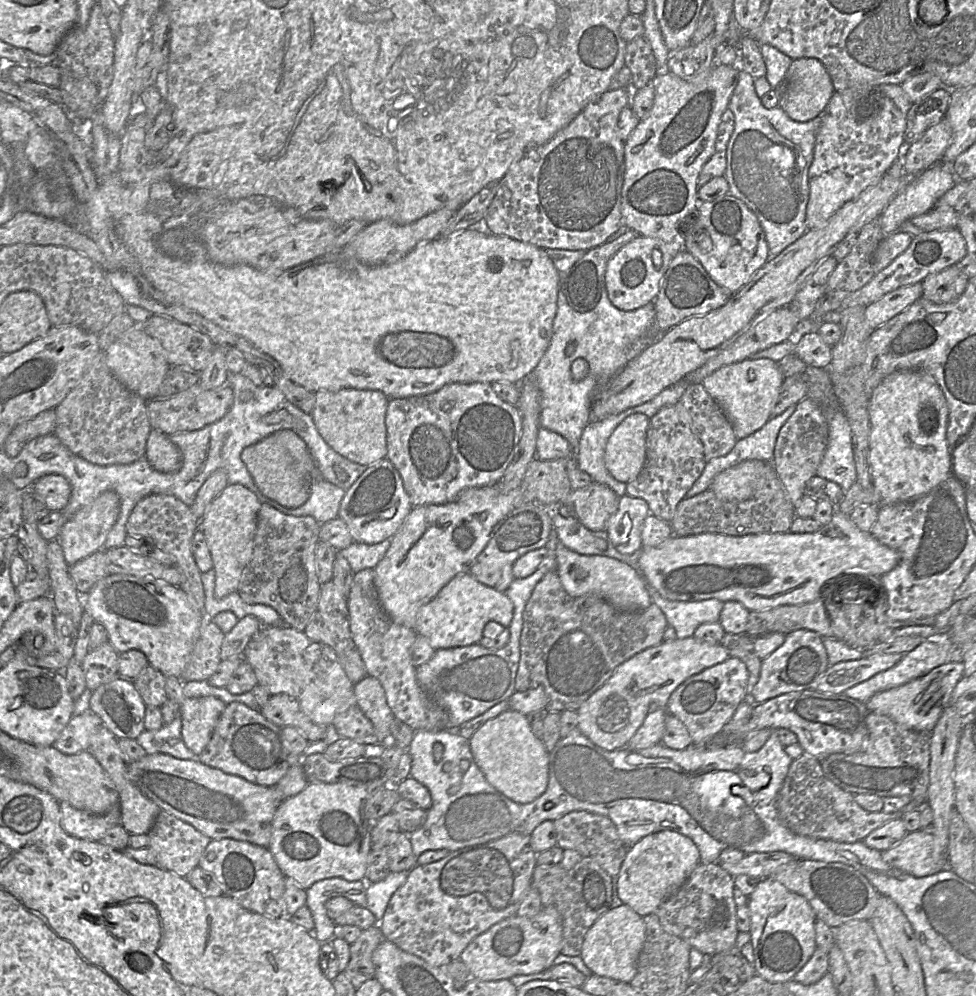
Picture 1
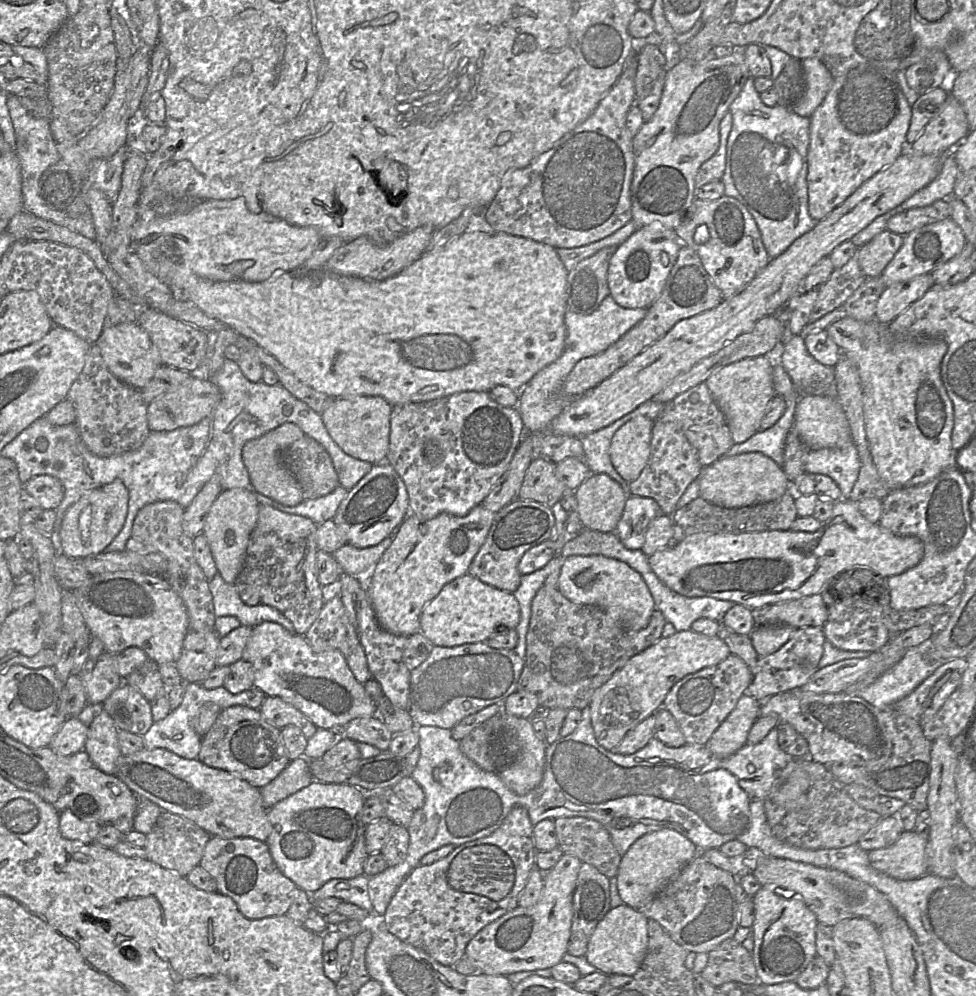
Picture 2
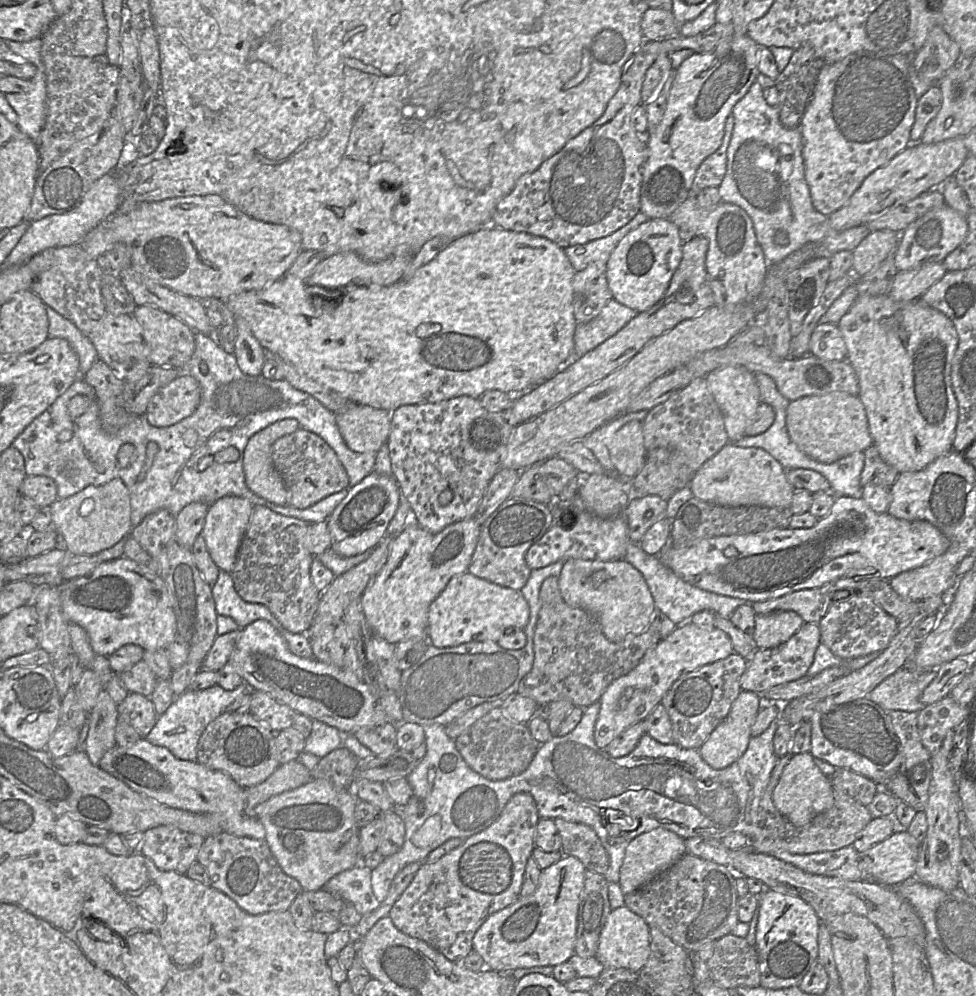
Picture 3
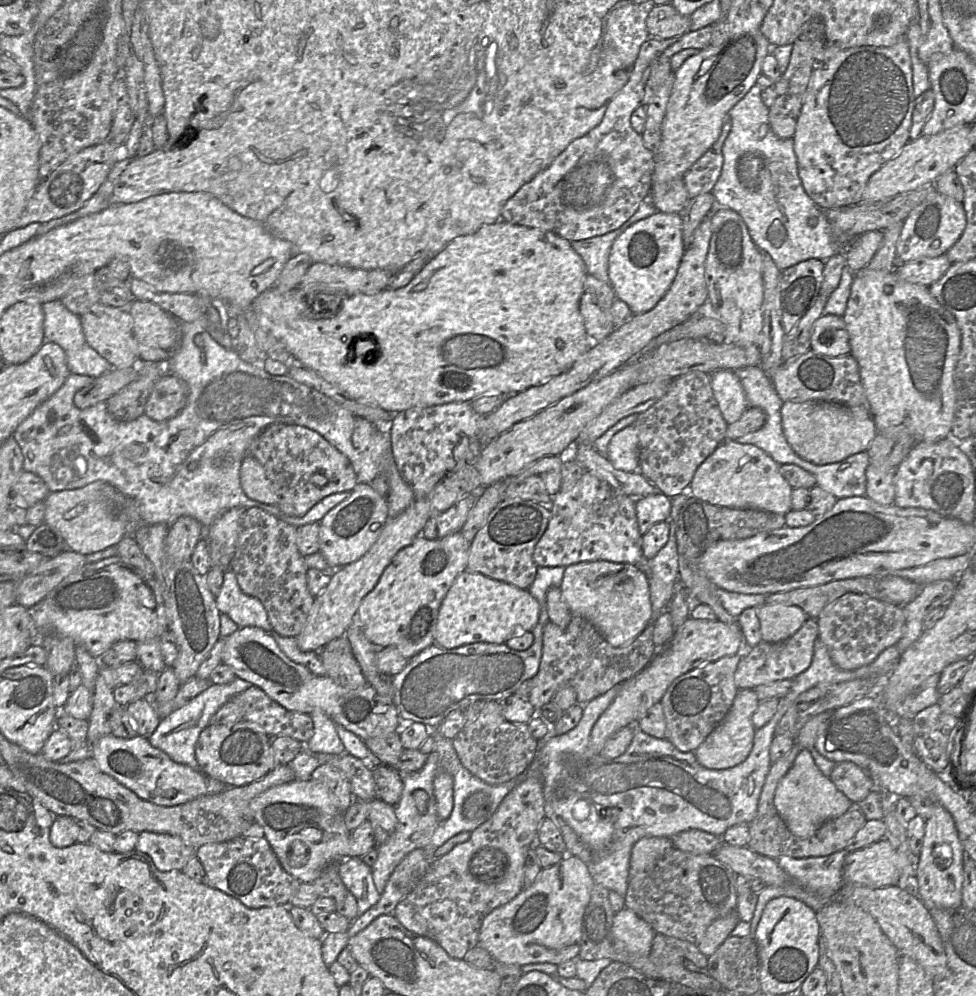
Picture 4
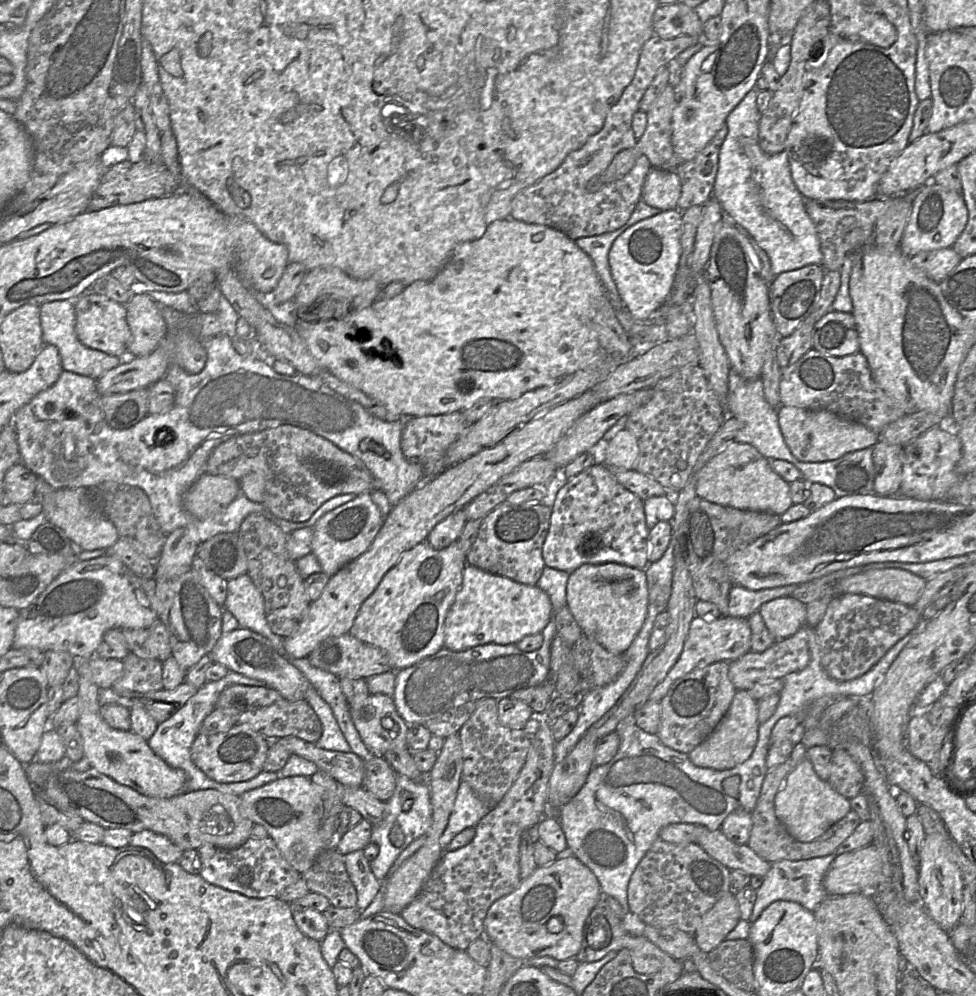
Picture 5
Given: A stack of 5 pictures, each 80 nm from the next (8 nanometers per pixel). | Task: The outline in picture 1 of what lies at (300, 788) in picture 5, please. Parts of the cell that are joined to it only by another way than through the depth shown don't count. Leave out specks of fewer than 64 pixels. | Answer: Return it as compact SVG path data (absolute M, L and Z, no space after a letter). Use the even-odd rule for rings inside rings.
M309 782L300 793L285 799L275 812L269 844L269 851L284 876L304 890L327 878L362 880L372 850L371 830L374 823L366 816L366 805L374 791L343 783Z

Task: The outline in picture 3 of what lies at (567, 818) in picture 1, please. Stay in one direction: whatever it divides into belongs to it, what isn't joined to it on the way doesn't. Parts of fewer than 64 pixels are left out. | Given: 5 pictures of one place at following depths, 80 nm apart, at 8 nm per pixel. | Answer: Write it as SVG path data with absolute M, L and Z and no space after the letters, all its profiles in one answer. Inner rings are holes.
M554 819L562 841L563 855L578 858L587 870L604 876L610 864L609 856L596 832L588 825Z

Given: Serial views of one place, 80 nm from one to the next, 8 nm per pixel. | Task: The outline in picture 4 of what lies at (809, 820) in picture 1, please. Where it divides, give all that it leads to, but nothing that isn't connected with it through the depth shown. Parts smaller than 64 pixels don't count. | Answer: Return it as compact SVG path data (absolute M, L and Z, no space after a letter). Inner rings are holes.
M795 743L788 753L772 763L760 793L757 813L749 824L749 842L747 846L754 852L773 859L778 859L781 856L793 858L821 857L845 849L848 842L867 821L860 805L852 802L844 814L827 820L811 837L799 838L791 833L774 806L774 794L779 781L791 768L800 750L801 747Z

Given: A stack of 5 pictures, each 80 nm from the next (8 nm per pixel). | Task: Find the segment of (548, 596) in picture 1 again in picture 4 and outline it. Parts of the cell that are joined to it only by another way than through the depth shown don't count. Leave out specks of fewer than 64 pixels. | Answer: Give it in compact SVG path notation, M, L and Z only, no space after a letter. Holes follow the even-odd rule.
M573 615L566 628L549 621L543 629L539 670L533 678L523 682L514 694L530 702L537 710L551 702L559 689L571 686L576 691L577 703L584 705L632 678L649 664L658 650L653 633L654 623L651 622L630 644L615 648L590 622L580 616Z

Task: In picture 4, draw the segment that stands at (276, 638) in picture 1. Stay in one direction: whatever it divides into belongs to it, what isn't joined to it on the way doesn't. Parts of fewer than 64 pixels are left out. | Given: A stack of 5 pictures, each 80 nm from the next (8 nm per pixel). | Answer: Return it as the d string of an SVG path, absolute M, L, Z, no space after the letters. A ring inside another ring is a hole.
M254 626L239 628L225 637L222 664L228 665L237 677L260 688L284 708L307 714L321 710L336 725L344 727L362 740L395 731L399 733L402 727L402 720L394 703L384 703L383 698L370 685L348 689L327 675L314 675L305 666L290 660L281 651L274 638L261 628Z

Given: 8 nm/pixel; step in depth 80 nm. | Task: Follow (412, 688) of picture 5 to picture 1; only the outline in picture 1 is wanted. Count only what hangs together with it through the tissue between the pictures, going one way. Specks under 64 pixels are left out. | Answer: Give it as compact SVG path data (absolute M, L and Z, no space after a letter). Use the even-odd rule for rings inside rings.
M547 555L534 573L526 578L515 578L504 592L514 606L513 618L508 629L508 643L499 649L482 647L479 644L436 650L432 658L417 667L416 676L431 701L447 716L445 729L456 730L462 724L483 714L502 701L507 701L515 692L515 679L520 661L520 635L523 611L537 583L555 566L555 555Z

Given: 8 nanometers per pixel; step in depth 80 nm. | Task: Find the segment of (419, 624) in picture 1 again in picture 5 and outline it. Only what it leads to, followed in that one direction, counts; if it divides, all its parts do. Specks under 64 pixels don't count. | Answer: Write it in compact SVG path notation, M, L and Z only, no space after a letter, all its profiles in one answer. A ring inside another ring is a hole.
M466 565L462 584L444 621L444 648L460 652L479 645L516 644L526 636L541 633L553 615L549 596L536 585L517 583Z

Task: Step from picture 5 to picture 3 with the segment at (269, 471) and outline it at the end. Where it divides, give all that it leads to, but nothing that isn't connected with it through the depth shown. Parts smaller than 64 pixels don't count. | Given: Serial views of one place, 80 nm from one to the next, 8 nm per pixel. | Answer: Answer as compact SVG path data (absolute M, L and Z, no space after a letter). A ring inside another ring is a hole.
M299 428L274 442L271 448L273 465L282 477L289 494L289 504L308 508L323 498L349 489L348 475L333 449L318 435Z

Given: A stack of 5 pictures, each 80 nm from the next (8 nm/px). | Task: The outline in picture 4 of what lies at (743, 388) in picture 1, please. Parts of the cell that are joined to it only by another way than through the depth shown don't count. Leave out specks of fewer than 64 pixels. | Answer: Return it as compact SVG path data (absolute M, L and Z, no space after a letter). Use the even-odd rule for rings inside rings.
M717 370L709 375L713 395L723 419L727 425L738 421L748 409L738 376L731 370Z

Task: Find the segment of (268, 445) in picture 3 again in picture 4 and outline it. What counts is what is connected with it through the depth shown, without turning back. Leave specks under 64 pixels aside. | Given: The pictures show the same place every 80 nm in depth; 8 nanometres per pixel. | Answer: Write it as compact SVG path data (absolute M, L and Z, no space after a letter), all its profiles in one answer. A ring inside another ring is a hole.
M250 455L243 458L240 484L248 498L263 504L277 504L277 495L264 467Z

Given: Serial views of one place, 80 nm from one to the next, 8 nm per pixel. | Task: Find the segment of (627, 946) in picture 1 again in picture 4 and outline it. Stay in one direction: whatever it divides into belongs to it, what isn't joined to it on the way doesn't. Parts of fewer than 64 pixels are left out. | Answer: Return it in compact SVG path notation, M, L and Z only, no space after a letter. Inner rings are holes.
M626 907L614 915L612 937L615 950L648 956L655 934L645 920Z

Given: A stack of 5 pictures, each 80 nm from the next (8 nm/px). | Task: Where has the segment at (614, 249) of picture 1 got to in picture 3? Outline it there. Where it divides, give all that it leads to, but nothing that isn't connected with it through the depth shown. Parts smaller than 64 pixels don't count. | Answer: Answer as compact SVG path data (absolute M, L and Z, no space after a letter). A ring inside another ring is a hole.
M590 263L573 278L573 310L577 323L596 318L613 298L606 277L607 264Z

